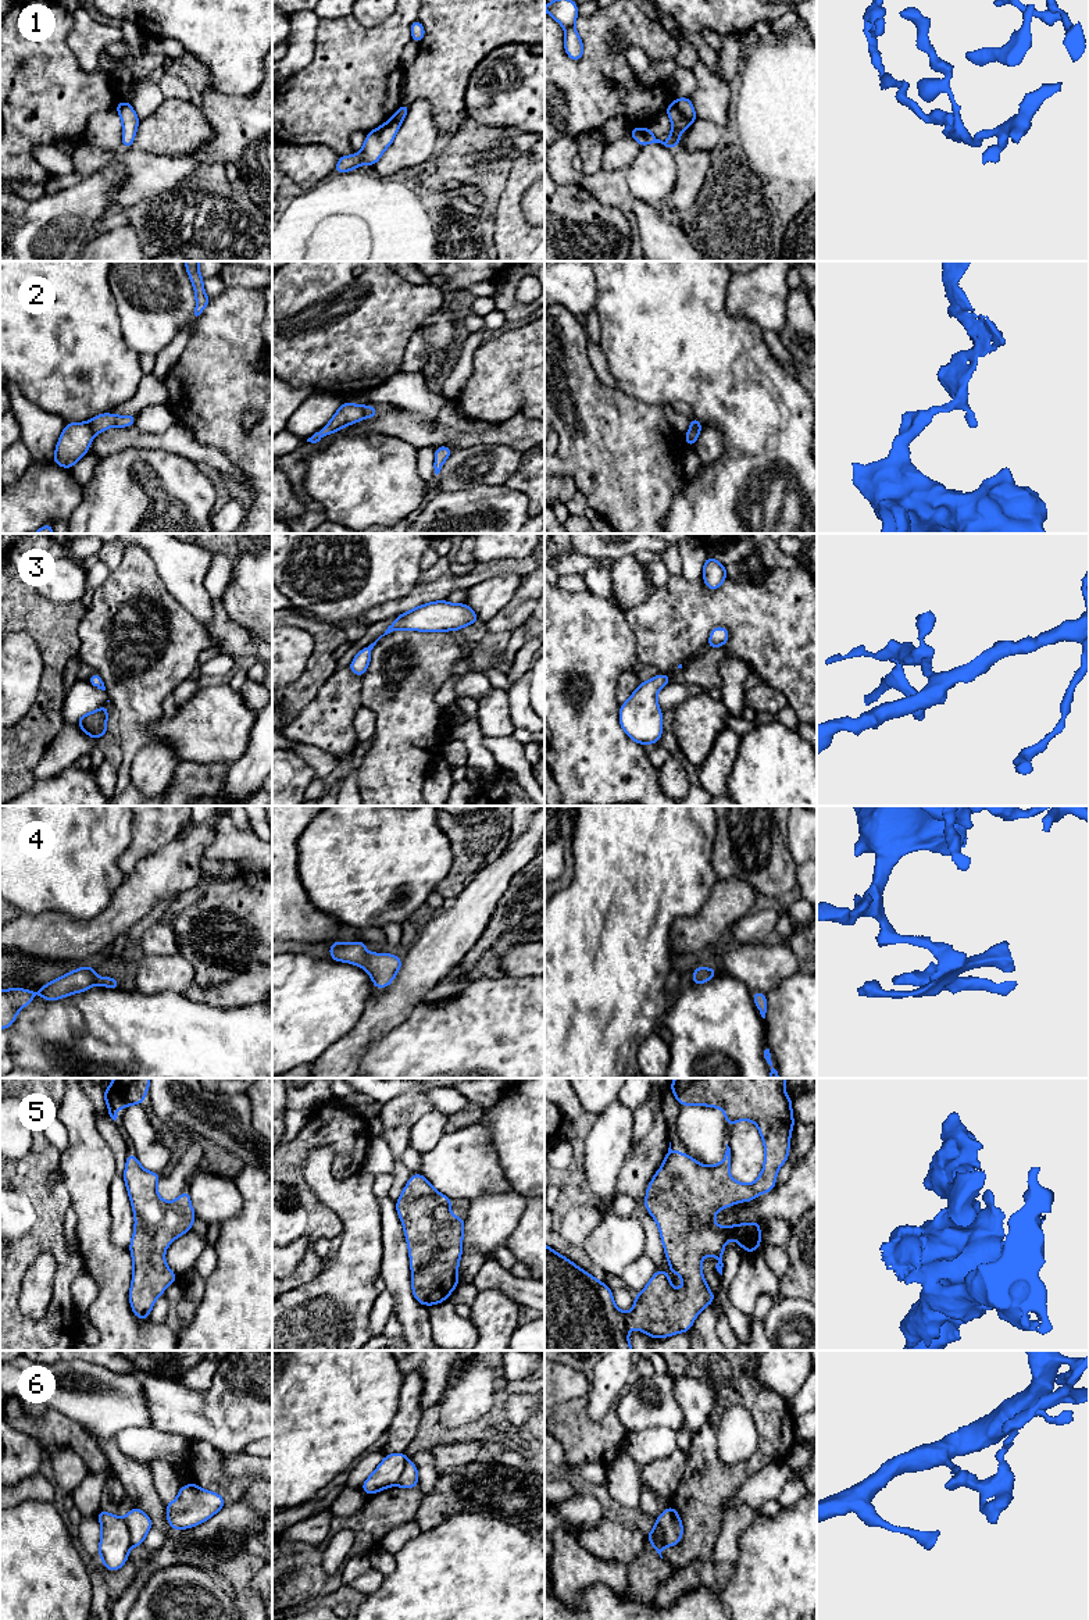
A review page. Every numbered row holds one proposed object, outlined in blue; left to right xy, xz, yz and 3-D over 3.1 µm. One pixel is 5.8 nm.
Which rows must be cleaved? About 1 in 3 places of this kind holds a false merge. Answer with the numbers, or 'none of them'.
1, 2, 6

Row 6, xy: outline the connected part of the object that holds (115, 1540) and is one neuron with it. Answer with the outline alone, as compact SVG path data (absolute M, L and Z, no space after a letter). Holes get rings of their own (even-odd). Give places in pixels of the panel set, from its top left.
M101 1509L97 1519L101 1524L99 1556L108 1571L118 1571L129 1560L128 1551L132 1548L129 1528L125 1519Z

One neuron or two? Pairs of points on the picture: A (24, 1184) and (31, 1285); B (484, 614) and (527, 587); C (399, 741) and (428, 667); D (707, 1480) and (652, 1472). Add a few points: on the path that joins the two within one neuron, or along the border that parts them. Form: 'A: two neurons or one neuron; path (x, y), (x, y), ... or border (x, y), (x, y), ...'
A: two neurons; border (49, 1251), (43, 1251), (25, 1270), (18, 1296)
B: two neurons; border (524, 577), (516, 593), (491, 618)
C: one neuron; path (406, 723), (406, 689), (410, 685)
D: two neurons; border (686, 1451), (686, 1467), (670, 1501)

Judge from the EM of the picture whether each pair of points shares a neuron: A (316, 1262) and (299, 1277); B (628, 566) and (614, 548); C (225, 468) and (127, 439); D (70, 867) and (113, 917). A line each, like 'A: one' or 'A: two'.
A: one
B: two
C: one
D: two

